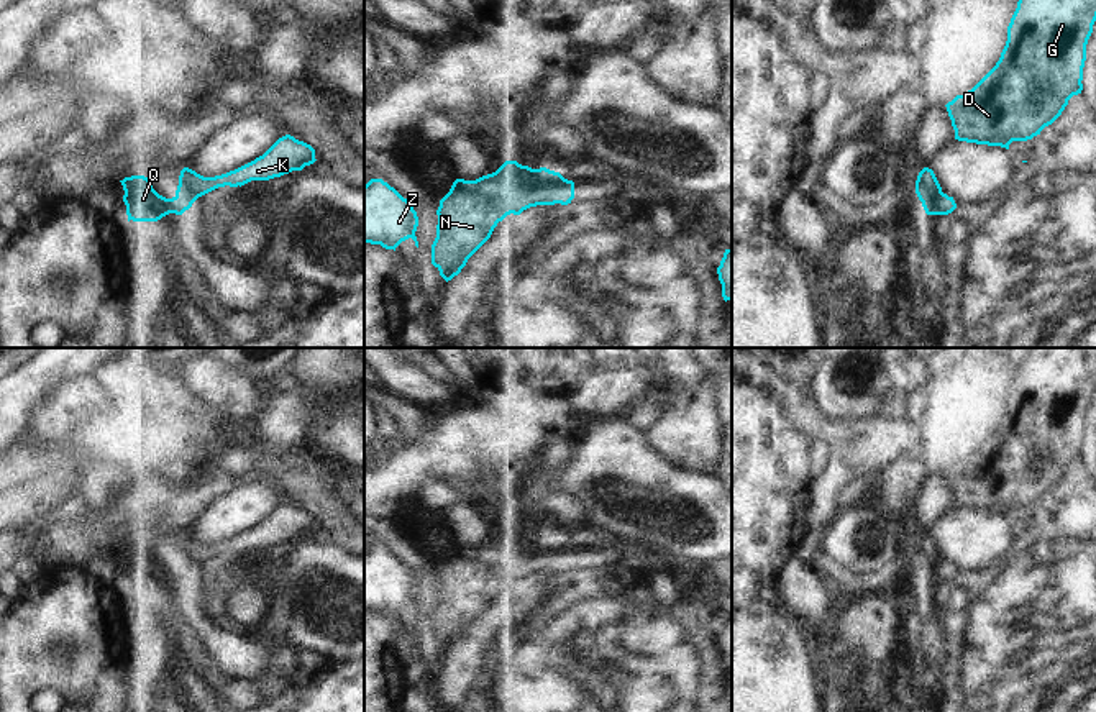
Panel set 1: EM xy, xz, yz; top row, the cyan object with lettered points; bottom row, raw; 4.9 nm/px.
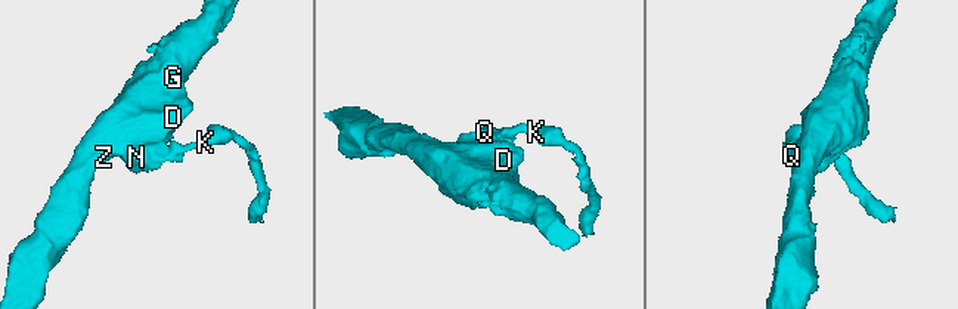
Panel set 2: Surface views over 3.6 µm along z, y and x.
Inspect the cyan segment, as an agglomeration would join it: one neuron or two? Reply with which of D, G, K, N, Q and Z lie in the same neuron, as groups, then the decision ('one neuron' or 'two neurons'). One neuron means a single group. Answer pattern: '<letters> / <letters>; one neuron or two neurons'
D G N Q Z / K; two neurons

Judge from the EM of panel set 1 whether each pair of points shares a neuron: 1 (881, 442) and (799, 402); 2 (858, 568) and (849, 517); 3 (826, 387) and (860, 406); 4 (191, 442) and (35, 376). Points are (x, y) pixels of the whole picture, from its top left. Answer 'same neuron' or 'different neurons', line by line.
1: same neuron
2: same neuron
3: same neuron
4: different neurons

